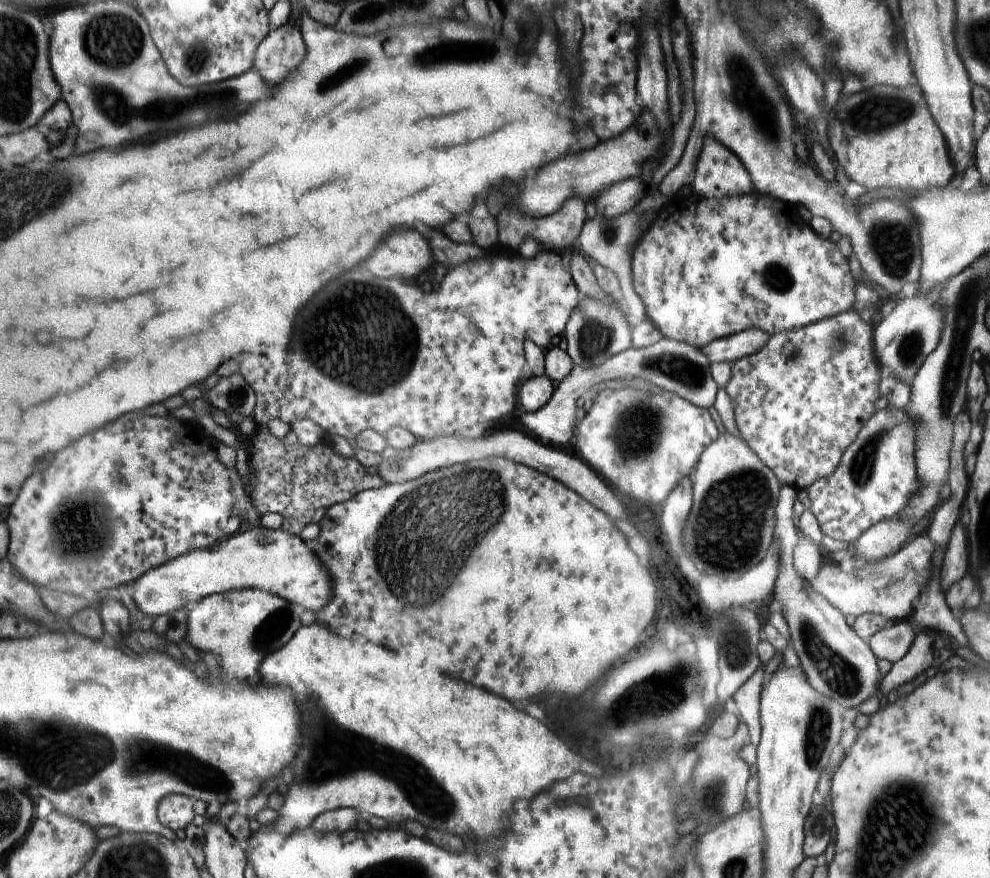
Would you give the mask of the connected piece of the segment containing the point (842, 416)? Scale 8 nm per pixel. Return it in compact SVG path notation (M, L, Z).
M847 311L797 330L784 330L770 335L768 343L759 352L743 357L732 364L732 378L724 390L735 407L735 424L743 440L774 470L783 485L807 490L817 481L832 477L834 472L840 468L847 449L858 439L860 430L874 412L876 400L880 398L880 372L876 356L876 333L872 330L870 322L864 322L855 311Z

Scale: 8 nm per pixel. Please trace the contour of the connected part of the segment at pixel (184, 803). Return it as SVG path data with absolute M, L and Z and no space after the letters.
M169 795L160 806L160 819L165 826L182 834L196 820L194 803L194 799L185 795Z

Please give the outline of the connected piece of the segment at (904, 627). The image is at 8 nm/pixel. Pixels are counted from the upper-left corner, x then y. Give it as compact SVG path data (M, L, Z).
M910 620L889 622L877 634L874 634L867 644L872 653L881 660L896 663L911 650L917 633Z

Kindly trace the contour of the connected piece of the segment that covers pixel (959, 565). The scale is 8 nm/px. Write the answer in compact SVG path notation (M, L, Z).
M959 521L952 530L951 538L946 546L944 564L940 570L943 593L968 572L968 544L966 530Z

